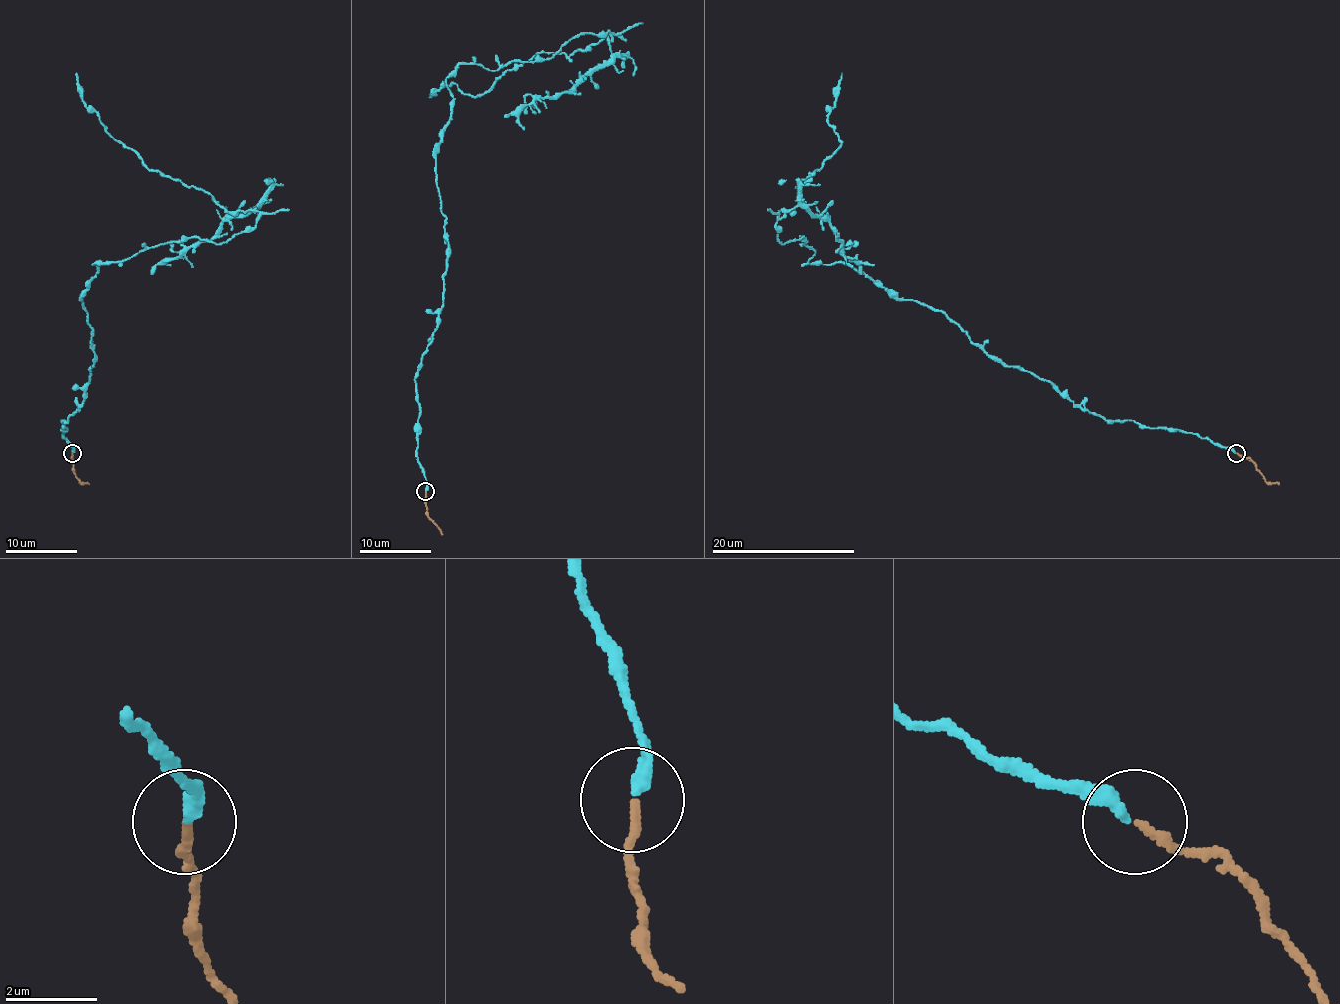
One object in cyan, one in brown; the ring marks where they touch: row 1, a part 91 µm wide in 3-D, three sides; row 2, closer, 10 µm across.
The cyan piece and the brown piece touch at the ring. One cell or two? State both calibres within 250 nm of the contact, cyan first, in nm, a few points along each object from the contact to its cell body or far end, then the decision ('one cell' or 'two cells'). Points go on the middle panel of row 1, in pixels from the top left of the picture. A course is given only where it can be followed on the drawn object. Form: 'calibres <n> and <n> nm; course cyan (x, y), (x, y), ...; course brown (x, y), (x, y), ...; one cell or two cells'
calibres 320 and 190 nm; course cyan (426, 491), (415, 372), (447, 266), (445, 78), (609, 31), (429, 98); course brown (426, 491), (427, 516), (442, 534); one cell

